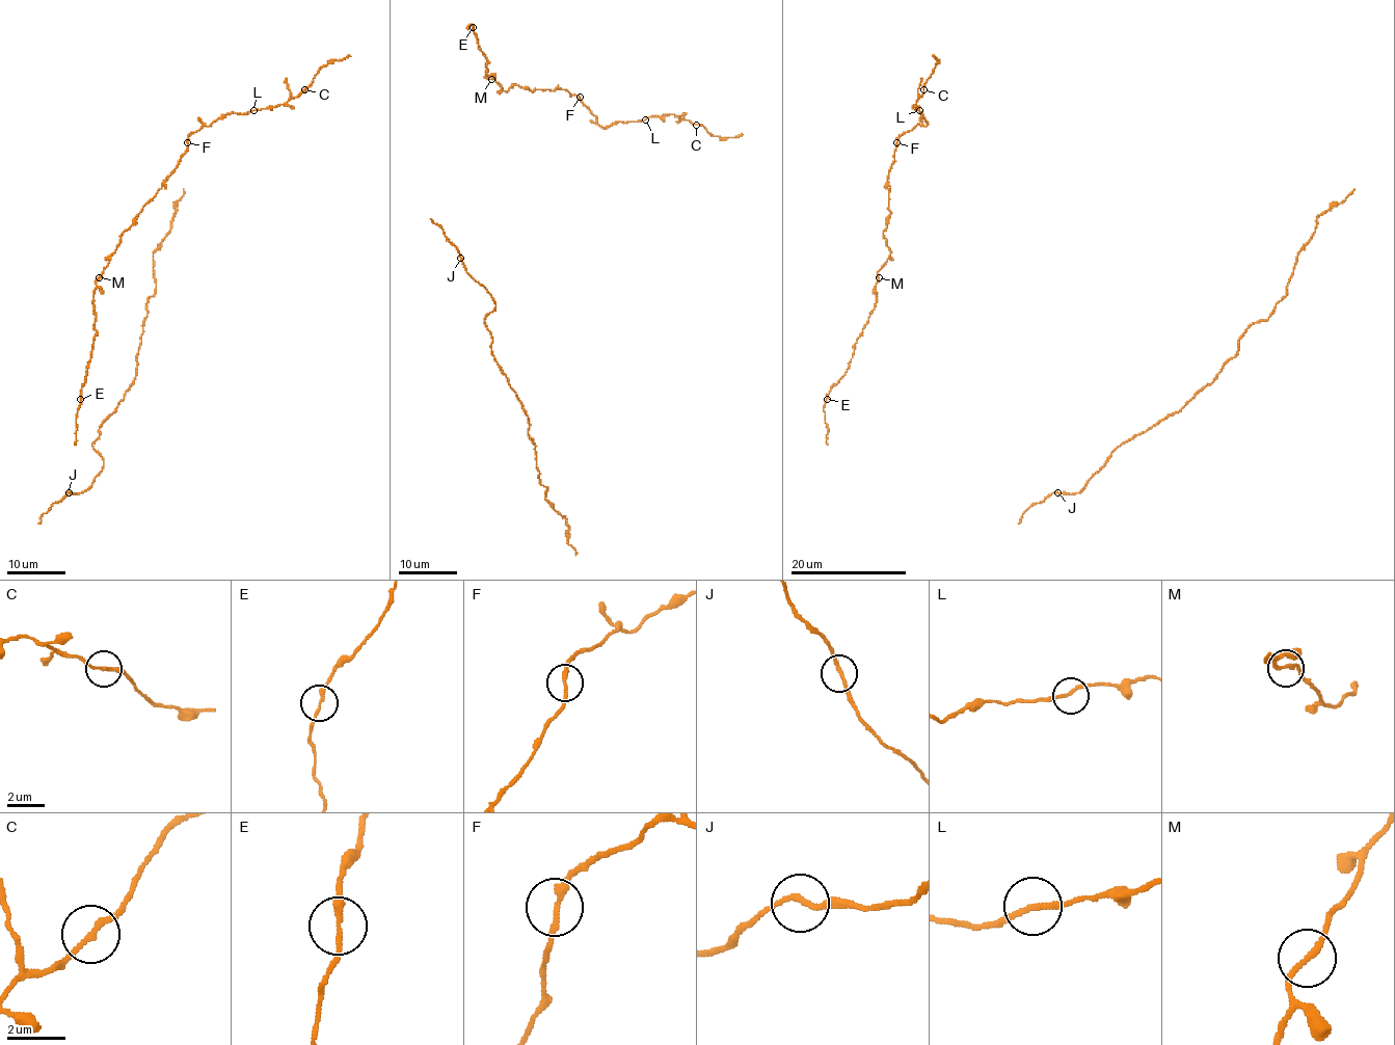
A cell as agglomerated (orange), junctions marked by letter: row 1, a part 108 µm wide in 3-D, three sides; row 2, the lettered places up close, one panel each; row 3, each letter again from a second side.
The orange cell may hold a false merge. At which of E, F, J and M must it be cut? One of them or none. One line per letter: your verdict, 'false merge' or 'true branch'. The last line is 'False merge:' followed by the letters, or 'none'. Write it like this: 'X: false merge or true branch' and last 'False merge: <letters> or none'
E: true branch
F: true branch
J: true branch
M: true branch
False merge: none

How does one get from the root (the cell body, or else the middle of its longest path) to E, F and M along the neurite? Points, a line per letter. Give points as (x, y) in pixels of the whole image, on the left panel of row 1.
E: (74, 445), (80, 398)
F: (74, 445), (80, 390), (96, 332), (94, 307), (96, 280), (121, 235), (161, 187), (185, 152), (188, 142)
M: (74, 445), (80, 390), (96, 332), (94, 291), (99, 277)

